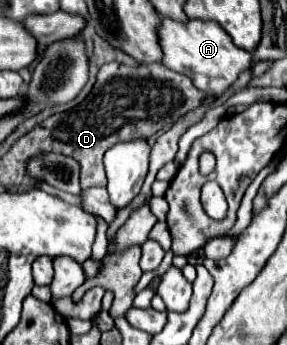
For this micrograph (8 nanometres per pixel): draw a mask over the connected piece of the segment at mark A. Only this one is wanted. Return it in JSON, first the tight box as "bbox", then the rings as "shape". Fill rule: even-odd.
{"bbox":[159,19,253,97],"shape":[[[163,19],[159,27],[159,39],[163,43],[163,65],[187,75],[199,91],[211,97],[221,97],[237,81],[237,77],[253,65],[251,53],[237,47],[229,33],[213,21],[195,19],[187,23],[175,23]]]}

